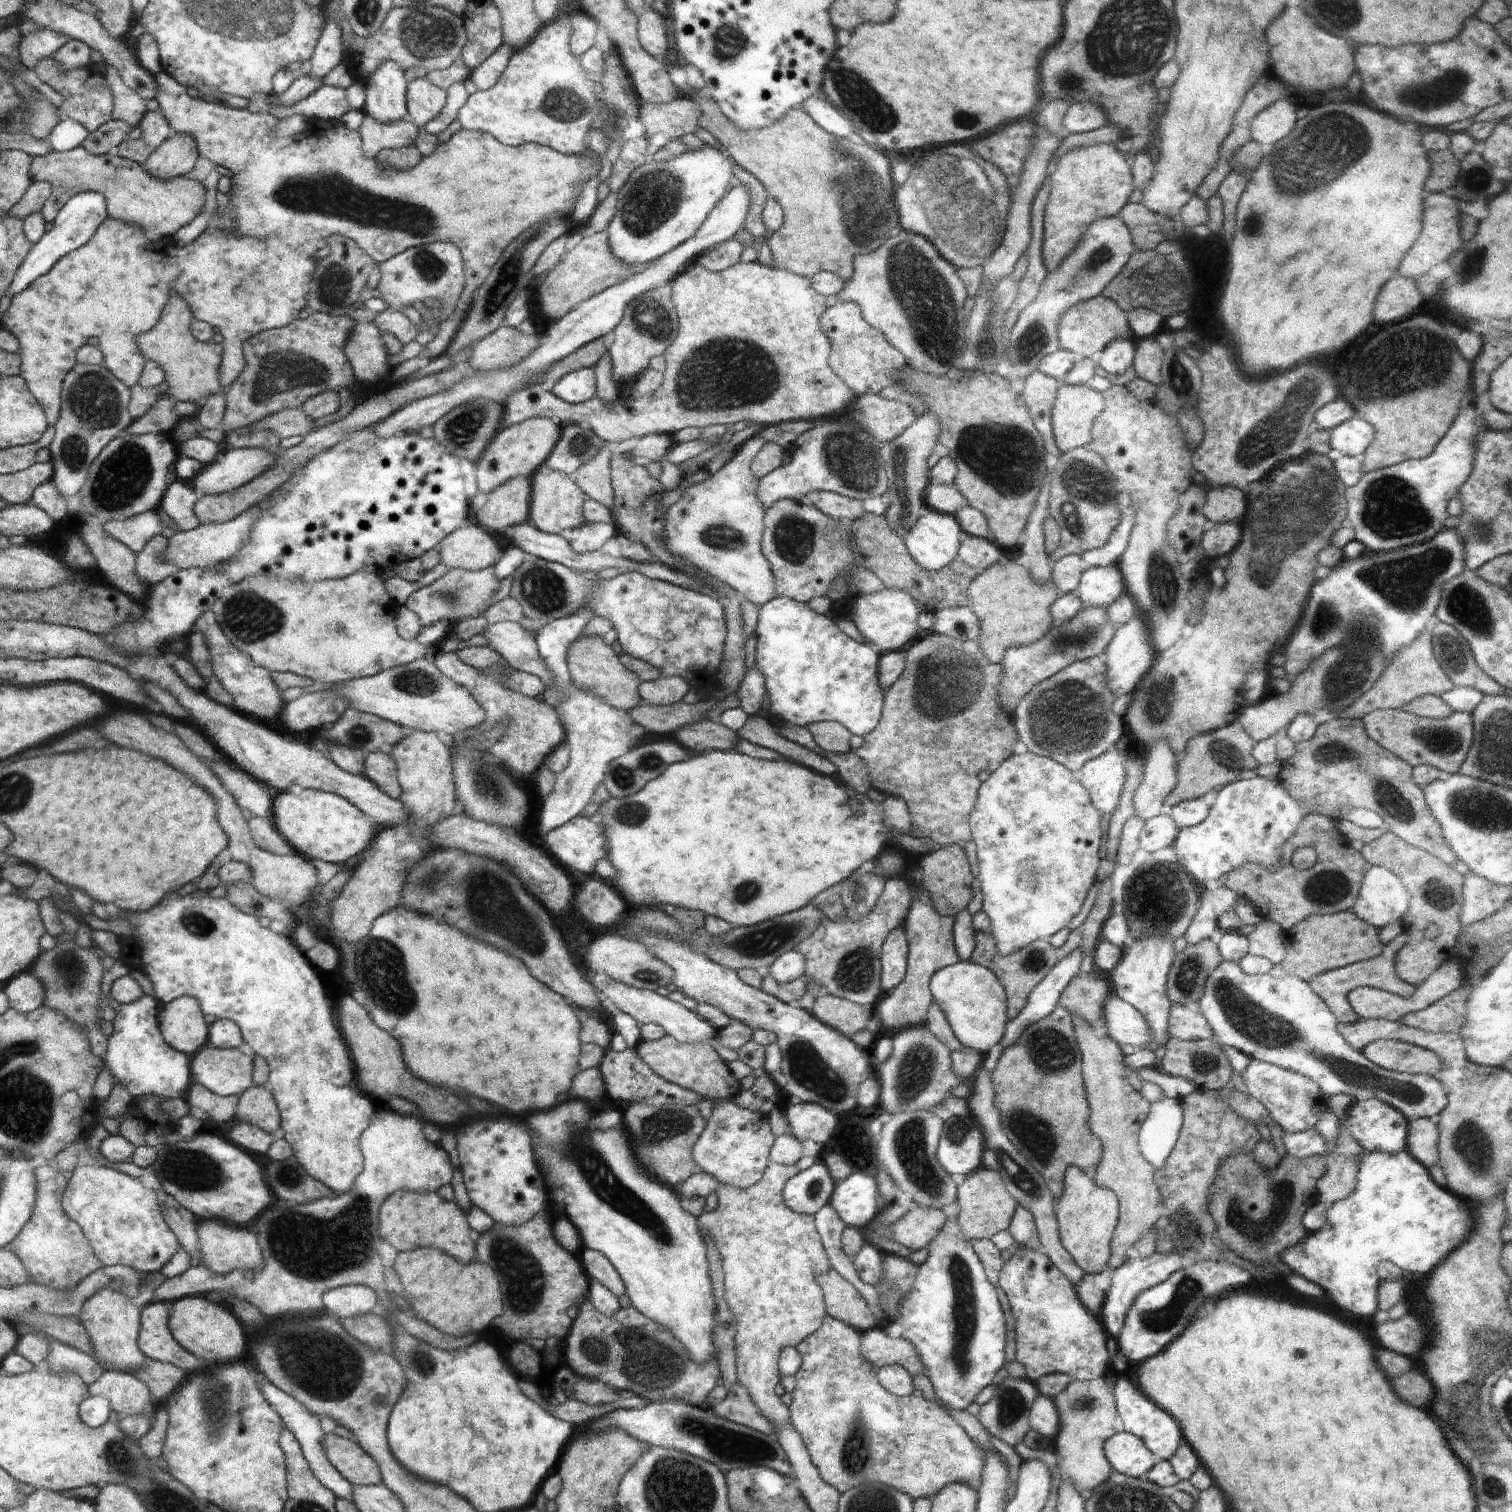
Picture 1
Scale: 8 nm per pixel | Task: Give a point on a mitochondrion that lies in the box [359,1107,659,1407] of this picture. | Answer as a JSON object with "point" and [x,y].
{"point":[523,1276]}

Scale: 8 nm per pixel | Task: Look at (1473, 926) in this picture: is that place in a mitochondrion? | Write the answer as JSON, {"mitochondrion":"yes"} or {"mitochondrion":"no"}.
{"mitochondrion":"no"}

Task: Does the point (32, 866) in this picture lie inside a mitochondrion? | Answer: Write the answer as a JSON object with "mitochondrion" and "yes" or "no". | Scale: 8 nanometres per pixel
{"mitochondrion":"no"}

